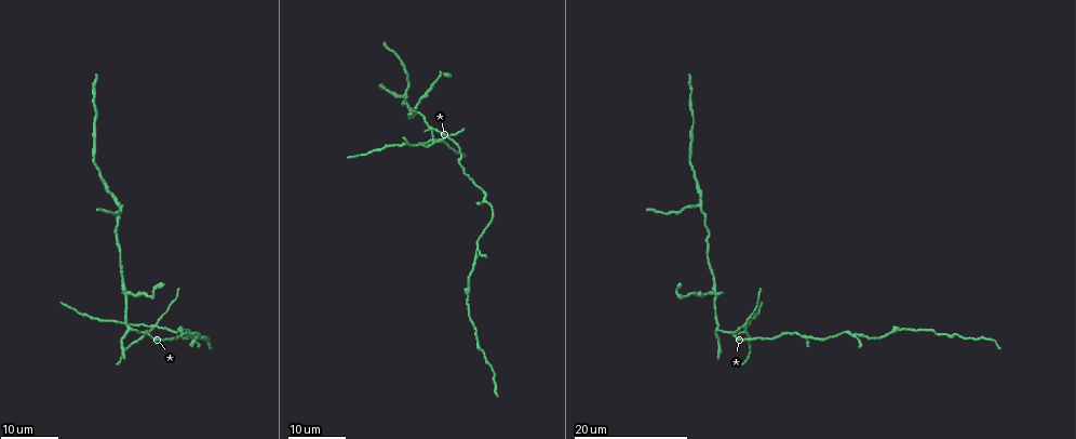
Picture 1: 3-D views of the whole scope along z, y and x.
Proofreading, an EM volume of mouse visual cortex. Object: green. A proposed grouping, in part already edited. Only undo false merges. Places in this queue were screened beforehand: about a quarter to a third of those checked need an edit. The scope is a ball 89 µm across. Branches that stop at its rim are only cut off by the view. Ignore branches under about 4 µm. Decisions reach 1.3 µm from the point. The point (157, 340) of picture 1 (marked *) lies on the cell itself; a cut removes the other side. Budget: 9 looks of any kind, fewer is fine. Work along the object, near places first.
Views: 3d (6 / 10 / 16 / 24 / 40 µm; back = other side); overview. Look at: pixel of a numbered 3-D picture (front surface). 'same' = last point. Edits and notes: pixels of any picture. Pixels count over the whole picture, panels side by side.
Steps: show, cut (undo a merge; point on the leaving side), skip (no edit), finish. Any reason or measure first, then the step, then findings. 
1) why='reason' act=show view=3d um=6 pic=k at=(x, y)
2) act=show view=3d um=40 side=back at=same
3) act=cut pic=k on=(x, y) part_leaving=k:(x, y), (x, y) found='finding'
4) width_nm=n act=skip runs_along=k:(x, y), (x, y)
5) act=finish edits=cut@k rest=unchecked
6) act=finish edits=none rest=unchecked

why='sudden change in width' act=show view=3d um=24 pic=1 at=(698, 185)

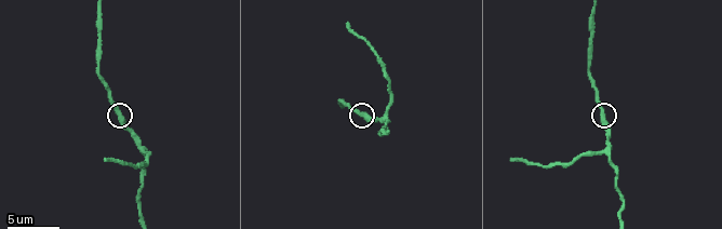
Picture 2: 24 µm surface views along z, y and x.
why='zoom in' act=show view=3d um=6 pic=2 at=(604, 117)

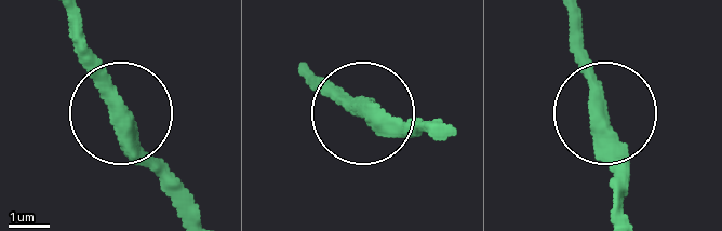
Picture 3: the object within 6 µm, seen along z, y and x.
act=skip runs_along=3:(619, 213), (619, 140), (577, 41) found='one cell here'

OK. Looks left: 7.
why='four arms meet' act=show view=3d um=24 pic=1 at=(145, 334)

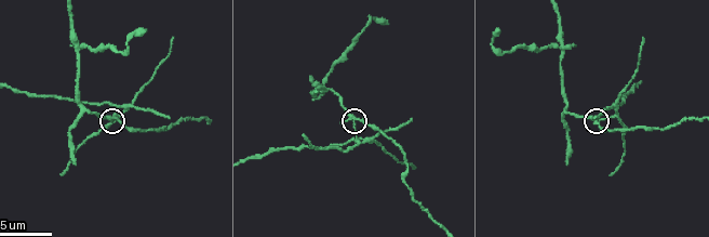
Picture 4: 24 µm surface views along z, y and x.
why='closer look' act=show view=3d um=10 pic=4 at=(353, 119)

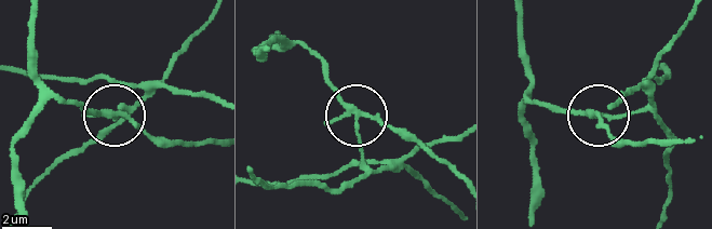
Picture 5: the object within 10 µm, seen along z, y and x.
width_nm=200 act=cut pic=5 on=(359, 150) found='a second cell is stuck on'

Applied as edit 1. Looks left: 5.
act=show view=overview

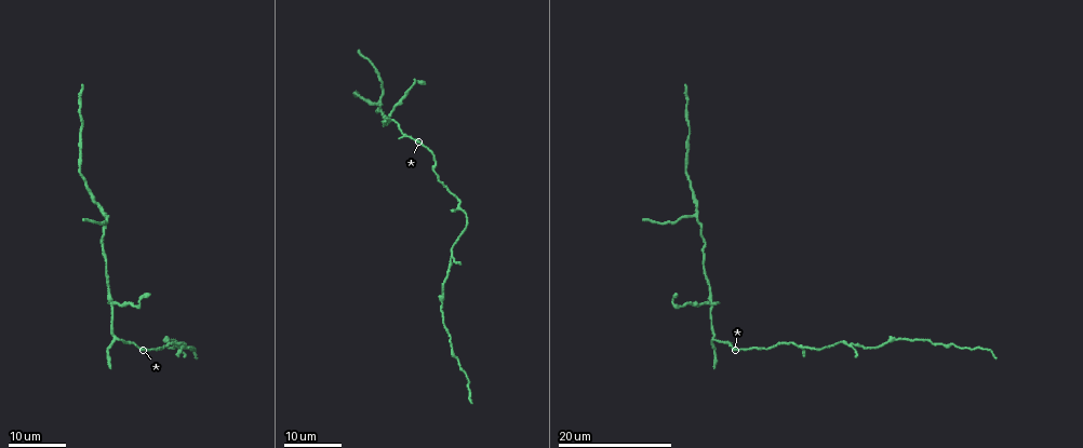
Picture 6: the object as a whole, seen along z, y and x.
why='three arms meet' act=show view=3d um=16 pic=6 at=(712, 337)

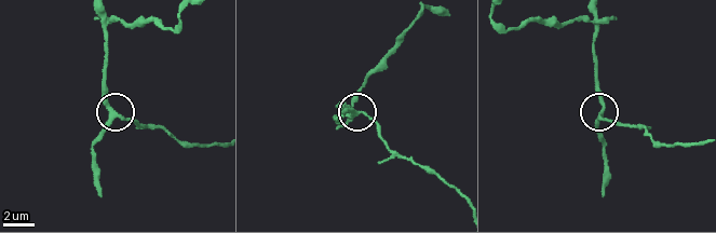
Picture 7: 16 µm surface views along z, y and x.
act=show view=3d um=10 pic=7 at=(354, 114)

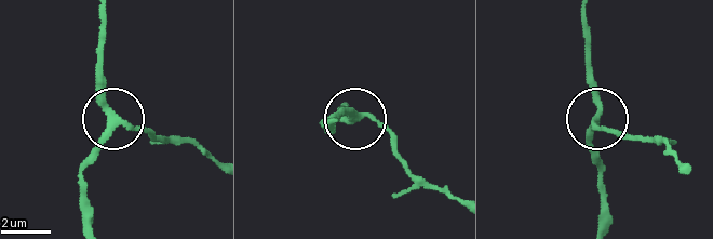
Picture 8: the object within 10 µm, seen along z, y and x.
side_arm_um=6 arms=3 act=skip found='all the same cell'

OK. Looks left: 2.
act=show view=3d um=6 pic=4 at=(323, 83)

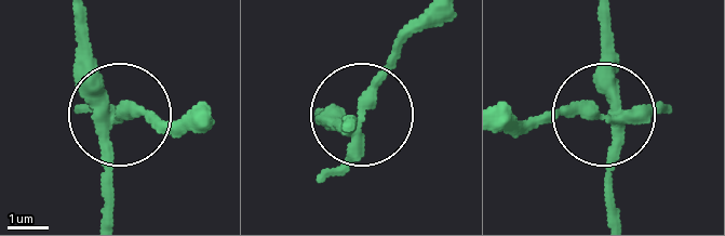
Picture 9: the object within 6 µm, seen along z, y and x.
act=show view=3d um=6 side=back pic=9 at=(115, 111)

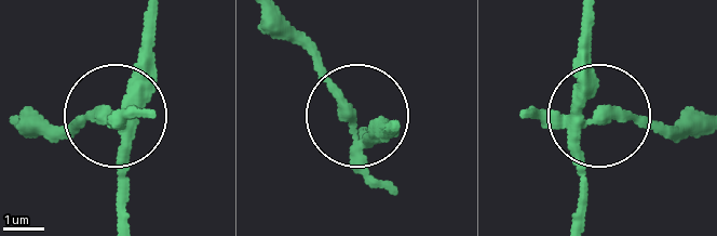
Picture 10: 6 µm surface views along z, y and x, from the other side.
act=cut pic=10 on=(93, 121) part_leaving=10:(116, 125), (34, 125) found='two cells meet here'

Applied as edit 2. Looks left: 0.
act=finish edits=cut@5,cut@10 rest=unchecked

